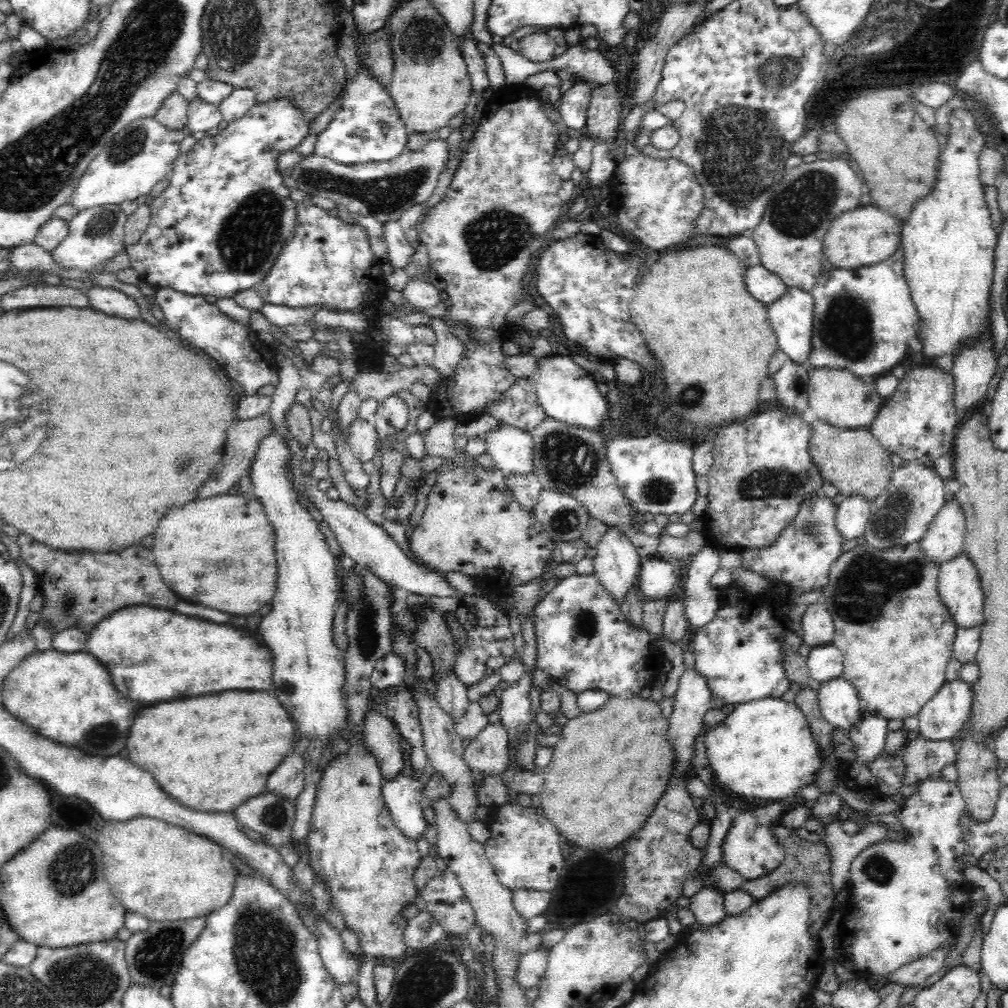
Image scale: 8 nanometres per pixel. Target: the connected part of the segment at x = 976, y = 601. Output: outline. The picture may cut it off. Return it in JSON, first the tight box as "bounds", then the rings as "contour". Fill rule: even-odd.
{"bounds":[938,552,984,628],"contour":[[[966,552],[955,556],[952,560],[939,565],[938,577],[939,599],[951,614],[957,628],[972,628],[983,623],[984,591],[976,565]]]}

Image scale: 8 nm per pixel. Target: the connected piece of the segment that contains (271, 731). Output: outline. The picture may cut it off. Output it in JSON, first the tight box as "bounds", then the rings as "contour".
{"bounds":[125,692,295,812],"contour":[[[220,692],[220,694],[210,694],[210,696],[196,696],[196,698],[188,698],[188,700],[178,700],[178,702],[166,702],[166,704],[156,704],[152,708],[144,708],[136,718],[134,724],[130,728],[130,736],[125,748],[130,752],[130,761],[138,764],[142,770],[148,770],[154,774],[156,782],[160,784],[160,788],[170,794],[172,798],[176,798],[180,804],[184,804],[186,808],[192,810],[202,810],[202,812],[230,812],[236,806],[244,804],[248,798],[254,798],[258,794],[266,792],[266,780],[270,776],[270,772],[274,772],[274,768],[278,766],[278,762],[290,752],[293,748],[295,737],[295,728],[290,720],[289,713],[286,709],[278,704],[277,698],[272,698],[266,692]]]}

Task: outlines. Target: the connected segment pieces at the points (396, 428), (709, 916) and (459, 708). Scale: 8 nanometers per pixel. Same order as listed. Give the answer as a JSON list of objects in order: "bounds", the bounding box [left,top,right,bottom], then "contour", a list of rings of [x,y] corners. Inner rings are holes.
[{"bounds":[370,395,409,442],"contour":[[[397,395],[386,398],[379,404],[374,415],[370,417],[375,424],[377,436],[380,442],[384,442],[386,438],[396,434],[396,432],[404,431],[409,419],[408,408]]]},{"bounds":[688,887,727,927],"contour":[[[702,887],[698,893],[689,899],[688,908],[699,926],[710,927],[727,918],[723,906],[723,894],[715,892],[713,888]]]},{"bounds":[435,668,468,717],"contour":[[[453,668],[442,672],[436,682],[435,699],[439,705],[452,717],[462,716],[468,697],[466,696],[467,687],[458,679],[458,675]]]}]

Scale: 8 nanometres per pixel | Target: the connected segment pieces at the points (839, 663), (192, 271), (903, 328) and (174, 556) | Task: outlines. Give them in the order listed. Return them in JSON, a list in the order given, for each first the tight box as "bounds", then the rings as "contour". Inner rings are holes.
[{"bounds":[805,642,844,685],"contour":[[[833,642],[811,647],[805,659],[809,676],[816,685],[843,677],[844,655]]]},{"bounds":[125,98,311,298],"contour":[[[278,98],[265,103],[256,103],[250,110],[238,120],[223,124],[215,135],[200,135],[197,143],[187,152],[180,154],[172,168],[172,176],[169,178],[167,188],[158,196],[149,201],[150,222],[138,244],[125,246],[127,255],[130,256],[131,267],[138,272],[143,282],[147,282],[155,289],[174,289],[183,292],[184,295],[216,296],[216,298],[233,298],[238,292],[257,288],[265,280],[267,273],[274,266],[283,244],[295,233],[296,212],[298,204],[291,198],[291,190],[284,185],[282,179],[285,173],[278,167],[278,158],[288,151],[296,151],[300,143],[311,134],[309,120],[291,99]]]},{"bounds":[807,244,919,377],"contour":[[[898,244],[892,256],[870,267],[856,270],[842,270],[830,267],[814,285],[811,295],[814,299],[812,352],[807,360],[814,368],[844,368],[858,377],[883,376],[898,366],[909,349],[908,340],[919,336],[919,314],[911,299],[903,267],[903,250]]]},{"bounds":[150,493,276,616],"contour":[[[226,493],[170,510],[160,520],[150,549],[166,586],[186,602],[198,600],[206,608],[244,616],[268,604],[276,590],[274,534],[258,499]],[[224,554],[234,566],[218,566],[218,556]]]}]

